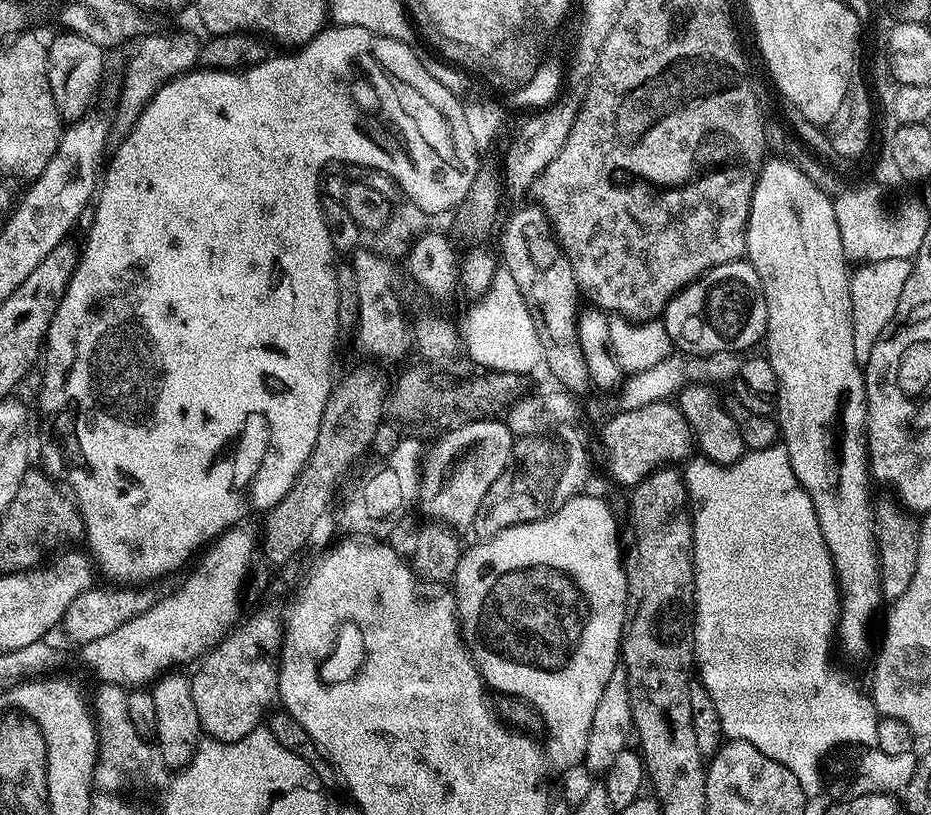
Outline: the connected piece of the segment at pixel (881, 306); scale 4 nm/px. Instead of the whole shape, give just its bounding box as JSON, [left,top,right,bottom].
[850,257,913,366]

